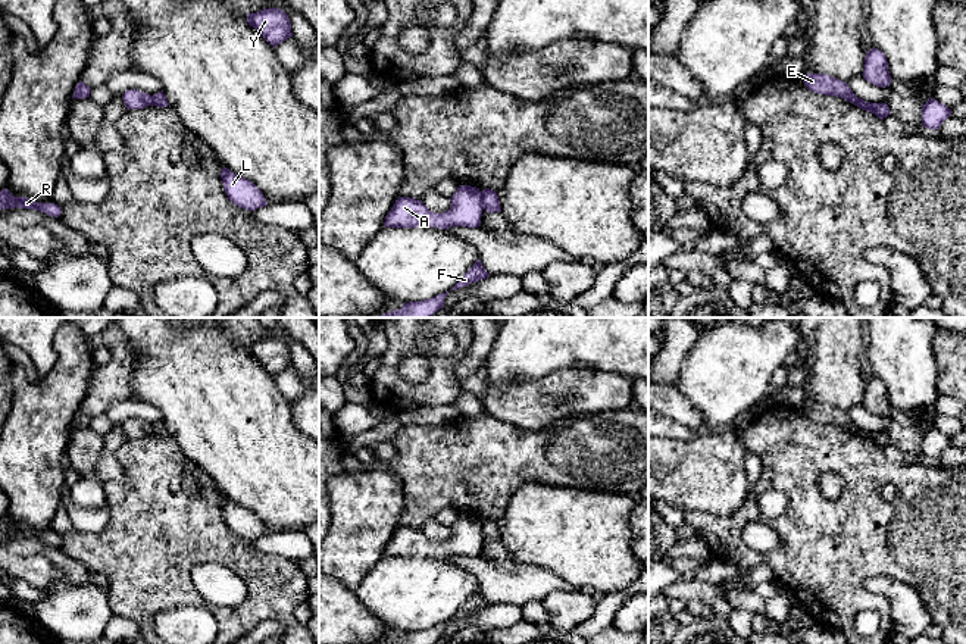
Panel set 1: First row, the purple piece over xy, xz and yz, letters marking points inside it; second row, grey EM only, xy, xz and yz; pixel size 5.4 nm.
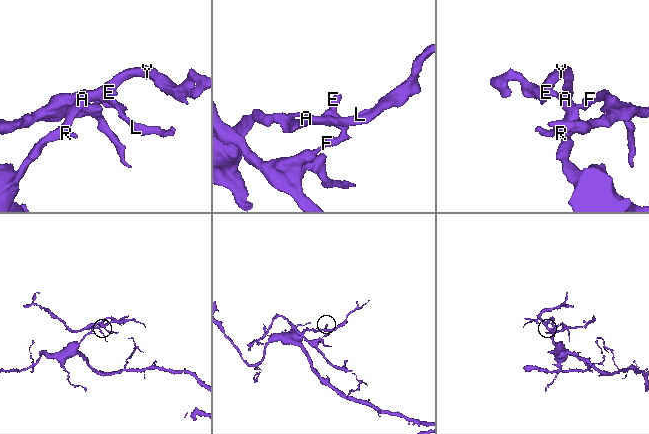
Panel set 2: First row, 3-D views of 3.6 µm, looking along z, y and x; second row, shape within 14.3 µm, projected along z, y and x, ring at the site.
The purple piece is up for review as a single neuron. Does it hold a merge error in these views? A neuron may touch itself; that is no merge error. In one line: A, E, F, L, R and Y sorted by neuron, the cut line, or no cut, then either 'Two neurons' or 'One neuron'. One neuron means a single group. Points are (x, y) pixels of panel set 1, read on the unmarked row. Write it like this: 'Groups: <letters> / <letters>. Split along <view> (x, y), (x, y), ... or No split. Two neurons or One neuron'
Groups: A R Y / E F L. Split along xz (480, 521), (484, 537). Two neurons

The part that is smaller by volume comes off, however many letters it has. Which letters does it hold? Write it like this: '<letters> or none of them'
E, F, L

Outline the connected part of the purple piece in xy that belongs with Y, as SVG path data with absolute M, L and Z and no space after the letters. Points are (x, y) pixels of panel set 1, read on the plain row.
M276 337L247 343L247 351L273 376L293 366L288 344Z

